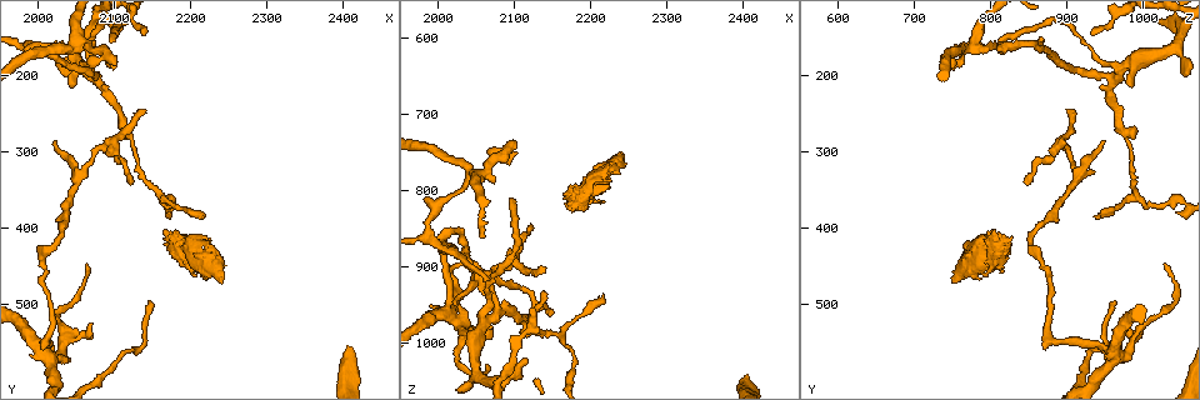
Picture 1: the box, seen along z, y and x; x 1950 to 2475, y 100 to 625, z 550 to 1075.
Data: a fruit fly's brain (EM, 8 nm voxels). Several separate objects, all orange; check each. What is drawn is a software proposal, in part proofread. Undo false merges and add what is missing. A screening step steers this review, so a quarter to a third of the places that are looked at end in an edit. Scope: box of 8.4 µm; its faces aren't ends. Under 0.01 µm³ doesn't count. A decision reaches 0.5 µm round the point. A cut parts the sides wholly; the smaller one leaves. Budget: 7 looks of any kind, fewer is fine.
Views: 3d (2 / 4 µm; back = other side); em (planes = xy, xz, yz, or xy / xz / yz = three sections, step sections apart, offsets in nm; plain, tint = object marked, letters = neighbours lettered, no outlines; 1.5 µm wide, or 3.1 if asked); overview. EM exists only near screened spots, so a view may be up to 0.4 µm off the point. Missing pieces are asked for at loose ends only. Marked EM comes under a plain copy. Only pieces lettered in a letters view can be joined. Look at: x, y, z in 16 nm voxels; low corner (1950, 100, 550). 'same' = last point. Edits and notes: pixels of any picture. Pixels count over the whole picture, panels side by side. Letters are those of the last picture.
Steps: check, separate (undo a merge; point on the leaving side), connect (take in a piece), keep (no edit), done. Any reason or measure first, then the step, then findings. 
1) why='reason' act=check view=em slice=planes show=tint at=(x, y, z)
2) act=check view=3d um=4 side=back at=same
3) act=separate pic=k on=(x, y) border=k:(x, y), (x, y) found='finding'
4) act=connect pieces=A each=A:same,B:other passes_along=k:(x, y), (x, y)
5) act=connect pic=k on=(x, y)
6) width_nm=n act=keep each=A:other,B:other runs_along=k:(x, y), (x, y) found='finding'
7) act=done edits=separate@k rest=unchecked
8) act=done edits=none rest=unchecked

why='tapers out' act=check view=em slice=xy step=4 show=tint at=(2120, 340, 845)

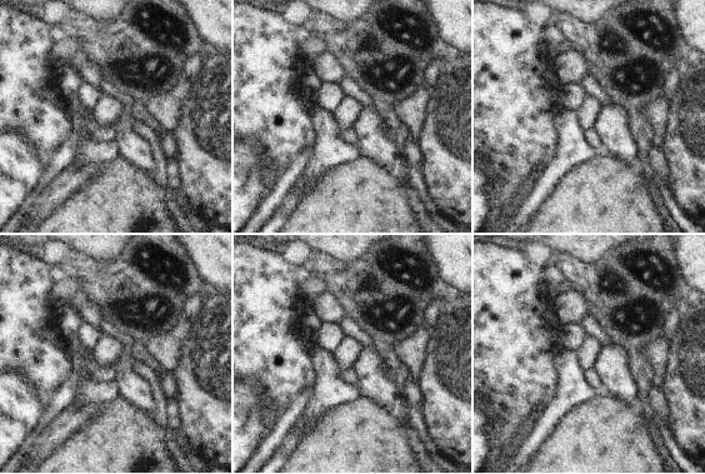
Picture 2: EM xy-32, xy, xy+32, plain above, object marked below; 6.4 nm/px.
act=check view=em slice=planes show=tint at=same

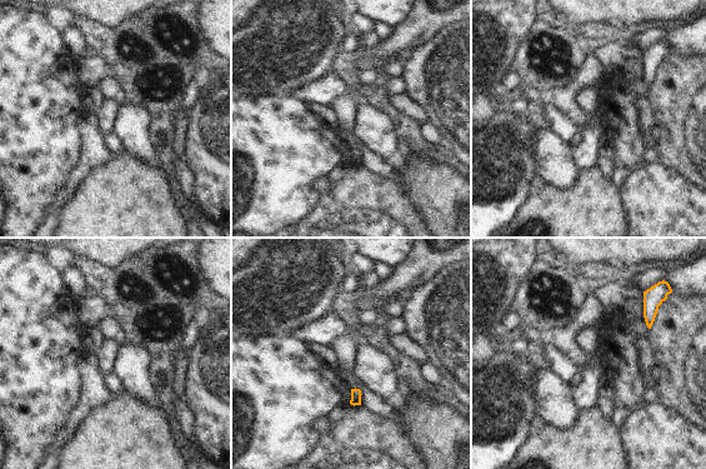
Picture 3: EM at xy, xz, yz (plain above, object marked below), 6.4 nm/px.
act=check view=em slice=planes show=letters at=same

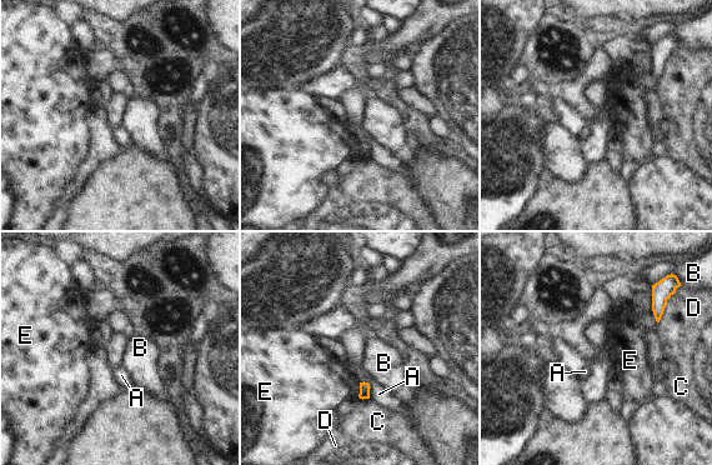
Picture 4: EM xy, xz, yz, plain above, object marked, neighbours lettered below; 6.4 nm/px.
act=keep each=A:other,B:other,C:other,D:other,E:other found='none of them fits'

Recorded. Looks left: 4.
why='thin end' act=check view=3d um=2 at=(2145, 500, 960)

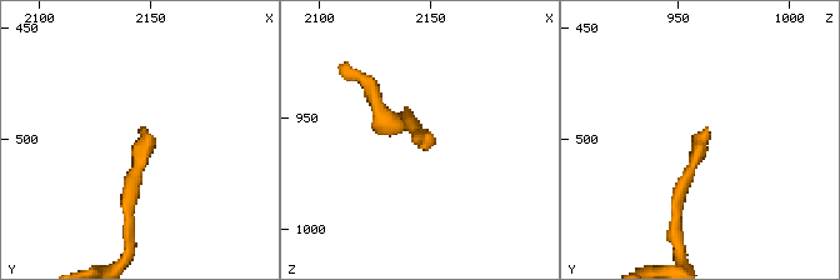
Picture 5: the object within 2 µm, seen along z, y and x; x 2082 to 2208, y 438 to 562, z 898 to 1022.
why='shape alone is not enough' act=check view=em slice=planes show=letters at=(2146, 495, 963)

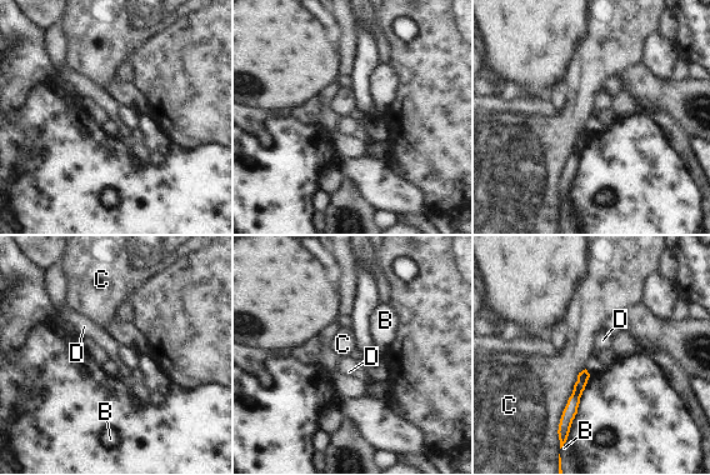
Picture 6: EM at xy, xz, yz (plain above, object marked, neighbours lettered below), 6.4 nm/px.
act=keep each=B:other,C:other,D:other border=6:(573, 390), (563, 411), (558, 434) found='none of them fits'

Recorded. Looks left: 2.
why='abrupt turn' act=check view=em slice=planes show=tint at=(1985, 155, 860)

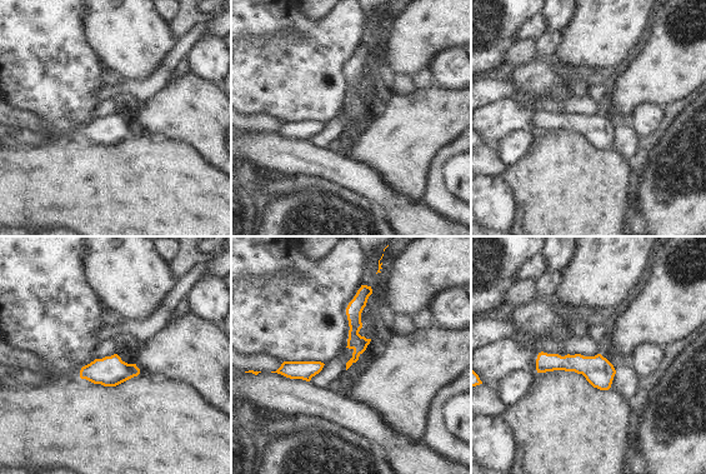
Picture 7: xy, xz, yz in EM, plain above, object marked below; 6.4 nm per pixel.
act=check view=em slice=planes show=letters at=same

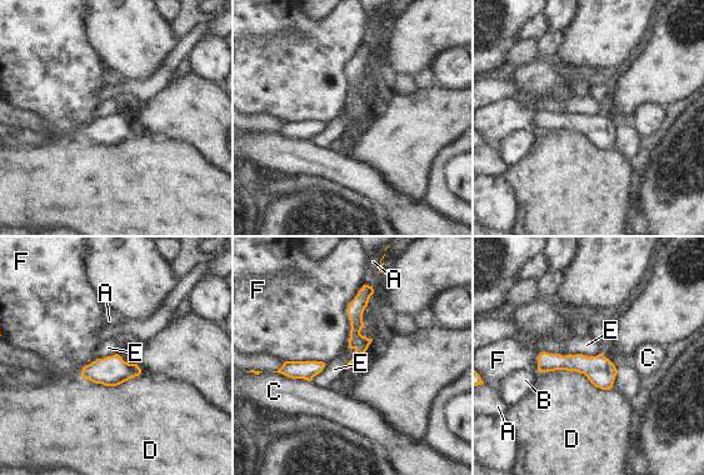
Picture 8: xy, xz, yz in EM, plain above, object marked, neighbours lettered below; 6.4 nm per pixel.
width_nm=120 act=keep each=A:other,B:other,C:other,D:other,E:other,F:other runs_along=8:(365, 288), (357, 306), (357, 356) found='all the same neuron'

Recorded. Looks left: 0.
act=done edits=none rest=unchecked

